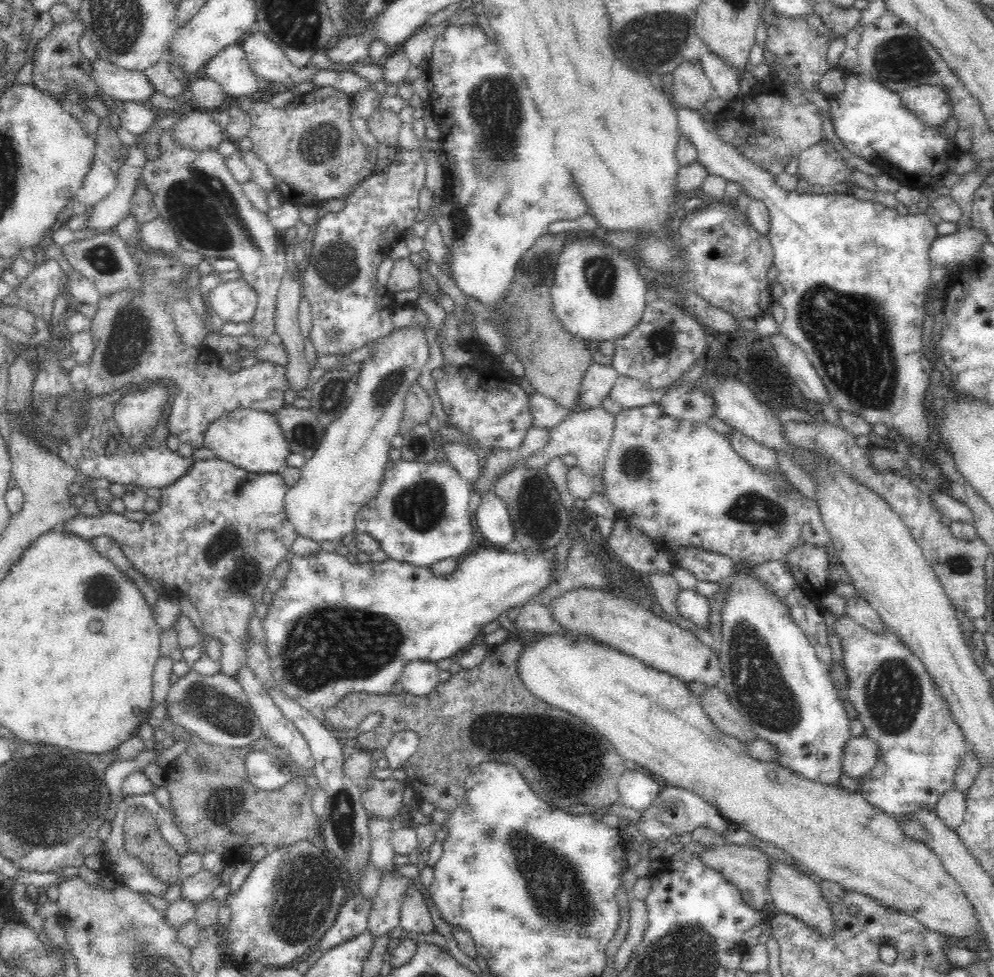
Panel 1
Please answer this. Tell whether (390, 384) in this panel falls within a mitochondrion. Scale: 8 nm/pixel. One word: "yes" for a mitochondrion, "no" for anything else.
yes

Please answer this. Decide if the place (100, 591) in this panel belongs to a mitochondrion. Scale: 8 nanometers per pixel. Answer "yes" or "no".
yes

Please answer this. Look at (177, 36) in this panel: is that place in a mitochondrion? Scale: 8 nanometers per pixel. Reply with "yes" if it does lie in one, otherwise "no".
no

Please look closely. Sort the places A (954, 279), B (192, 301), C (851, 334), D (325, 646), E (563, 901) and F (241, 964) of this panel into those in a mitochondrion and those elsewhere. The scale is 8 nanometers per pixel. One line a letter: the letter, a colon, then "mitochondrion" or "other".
A: other
B: other
C: mitochondrion
D: mitochondrion
E: mitochondrion
F: other

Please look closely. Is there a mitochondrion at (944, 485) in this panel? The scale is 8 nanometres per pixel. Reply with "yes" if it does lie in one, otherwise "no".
no

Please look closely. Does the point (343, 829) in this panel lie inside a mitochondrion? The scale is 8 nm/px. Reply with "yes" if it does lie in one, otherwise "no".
yes

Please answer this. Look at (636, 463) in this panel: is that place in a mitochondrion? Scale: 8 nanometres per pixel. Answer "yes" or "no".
yes

